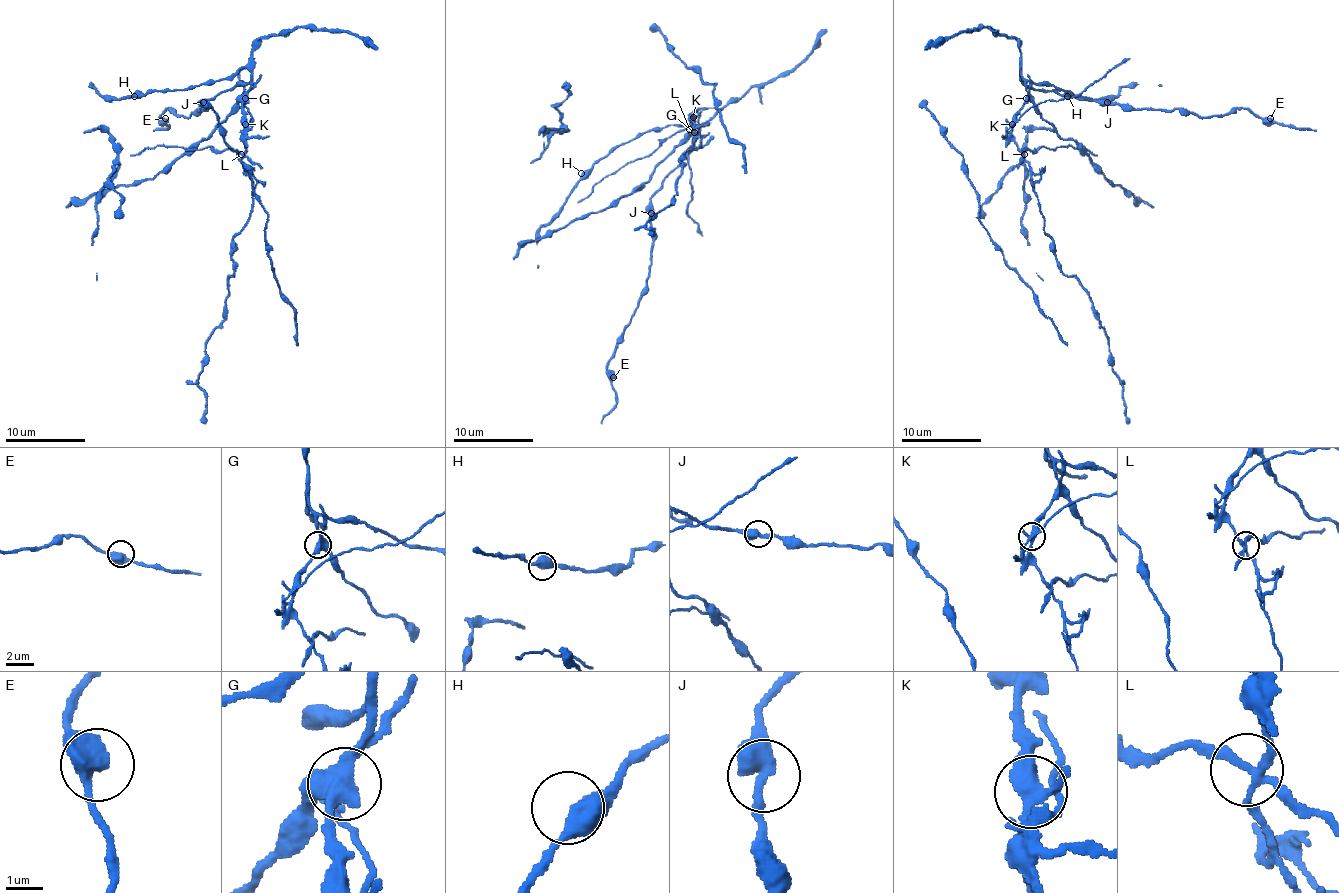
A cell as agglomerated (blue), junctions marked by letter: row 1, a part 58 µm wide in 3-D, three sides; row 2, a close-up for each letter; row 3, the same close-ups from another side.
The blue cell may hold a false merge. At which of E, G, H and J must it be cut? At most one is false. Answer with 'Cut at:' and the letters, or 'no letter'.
Cut at: G

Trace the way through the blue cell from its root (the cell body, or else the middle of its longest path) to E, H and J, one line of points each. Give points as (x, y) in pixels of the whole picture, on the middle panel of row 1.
E: (695, 133), (701, 135), (693, 151), (651, 199), (653, 249), (647, 289), (607, 365), (613, 377)
H: (695, 133), (699, 129), (695, 125), (649, 129), (615, 145), (581, 173)
J: (695, 133), (701, 135), (695, 141), (693, 151), (663, 181), (663, 187), (651, 199), (651, 213)

